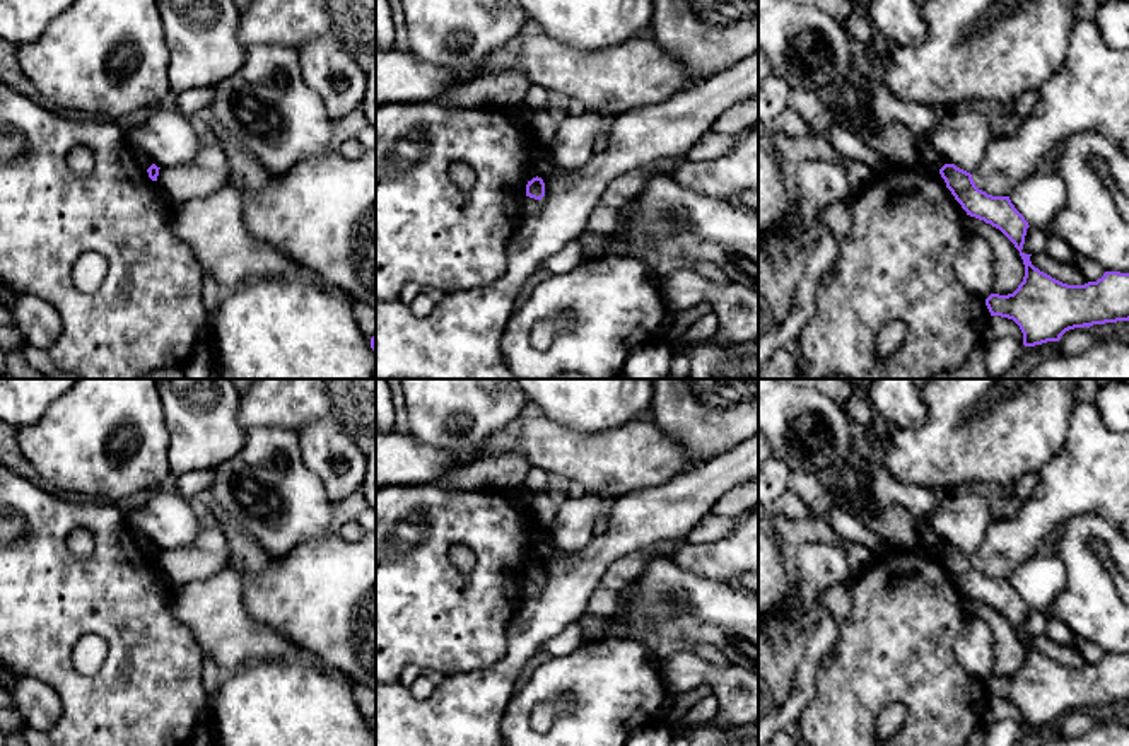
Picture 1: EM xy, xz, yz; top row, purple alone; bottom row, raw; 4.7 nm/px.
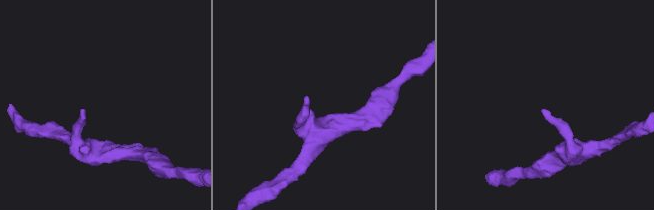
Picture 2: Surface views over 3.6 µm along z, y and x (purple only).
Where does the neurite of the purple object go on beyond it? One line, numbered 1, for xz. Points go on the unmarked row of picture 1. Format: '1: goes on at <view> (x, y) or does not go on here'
1: does not go on here

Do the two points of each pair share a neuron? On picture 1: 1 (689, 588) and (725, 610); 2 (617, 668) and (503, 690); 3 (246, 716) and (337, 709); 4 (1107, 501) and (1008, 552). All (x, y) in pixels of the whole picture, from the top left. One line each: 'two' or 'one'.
1: one
2: two
3: one
4: one

